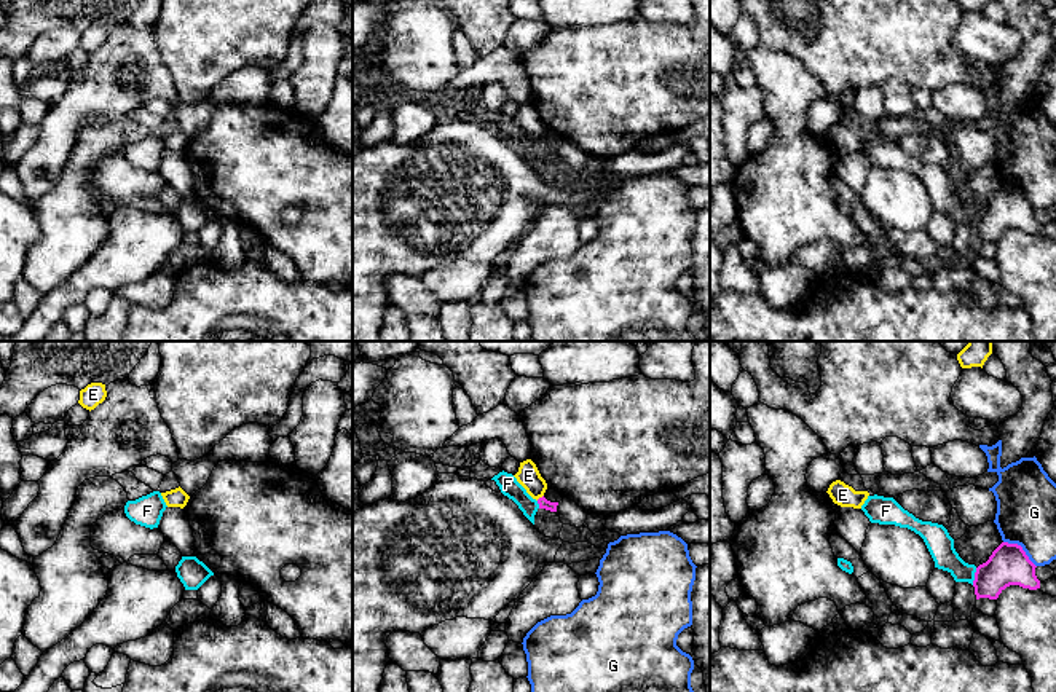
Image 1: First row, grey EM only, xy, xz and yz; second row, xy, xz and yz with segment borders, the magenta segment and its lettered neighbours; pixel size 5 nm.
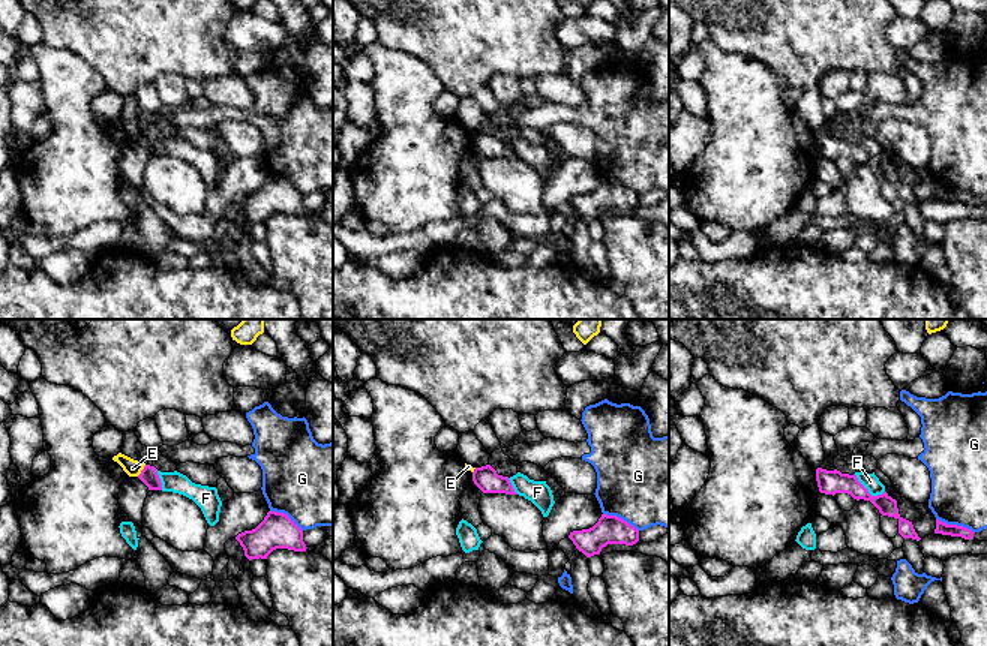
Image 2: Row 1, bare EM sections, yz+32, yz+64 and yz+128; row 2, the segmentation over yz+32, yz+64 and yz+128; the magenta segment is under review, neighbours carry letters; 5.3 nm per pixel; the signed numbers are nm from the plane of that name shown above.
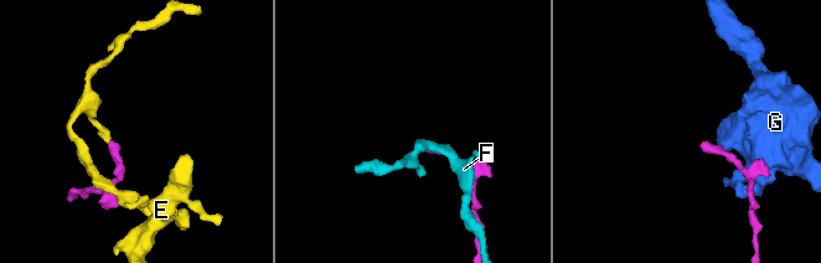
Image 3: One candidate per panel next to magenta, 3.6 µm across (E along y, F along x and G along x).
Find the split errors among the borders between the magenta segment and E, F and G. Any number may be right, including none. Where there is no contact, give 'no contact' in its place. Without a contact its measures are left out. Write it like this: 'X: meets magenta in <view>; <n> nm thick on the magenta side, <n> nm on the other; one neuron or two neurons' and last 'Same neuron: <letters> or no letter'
E: meets magenta in xz; 50 nm thick on the magenta side, 120 nm on the other; two neurons
F: meets magenta in yz; 200 nm thick on the magenta side, 140 nm on the other; two neurons
G: meets magenta in yz; 200 nm thick on the magenta side, 300 nm on the other; two neurons
Same neuron: no letter

